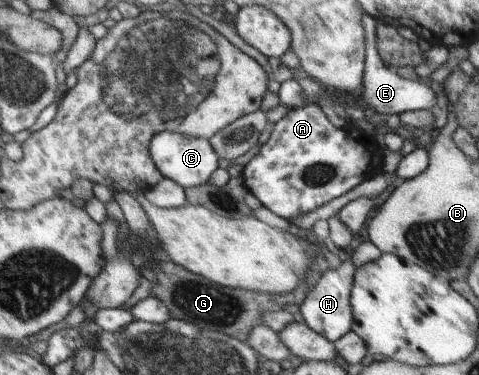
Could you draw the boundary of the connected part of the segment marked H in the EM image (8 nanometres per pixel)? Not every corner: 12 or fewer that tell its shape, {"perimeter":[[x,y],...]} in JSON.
{"perimeter":[[355,265],[329,269],[300,305],[305,324],[335,344],[353,322]]}

